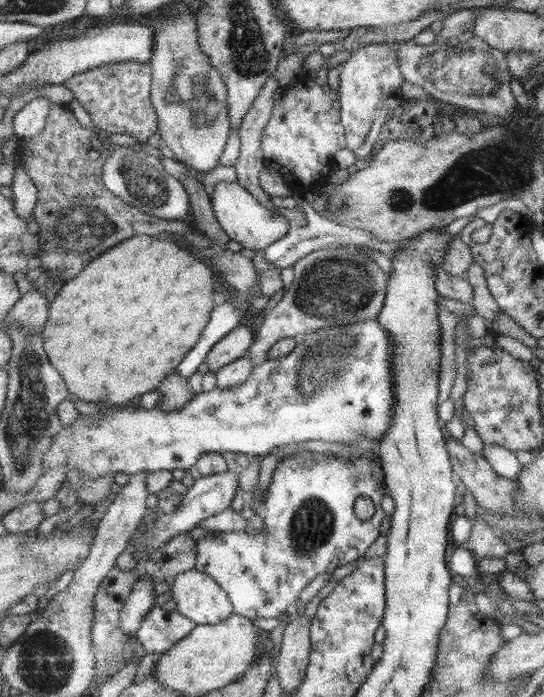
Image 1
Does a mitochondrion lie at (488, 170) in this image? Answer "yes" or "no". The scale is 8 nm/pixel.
yes

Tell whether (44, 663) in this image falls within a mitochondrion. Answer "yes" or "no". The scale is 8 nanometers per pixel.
yes

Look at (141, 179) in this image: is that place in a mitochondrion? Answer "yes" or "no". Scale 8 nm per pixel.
yes

